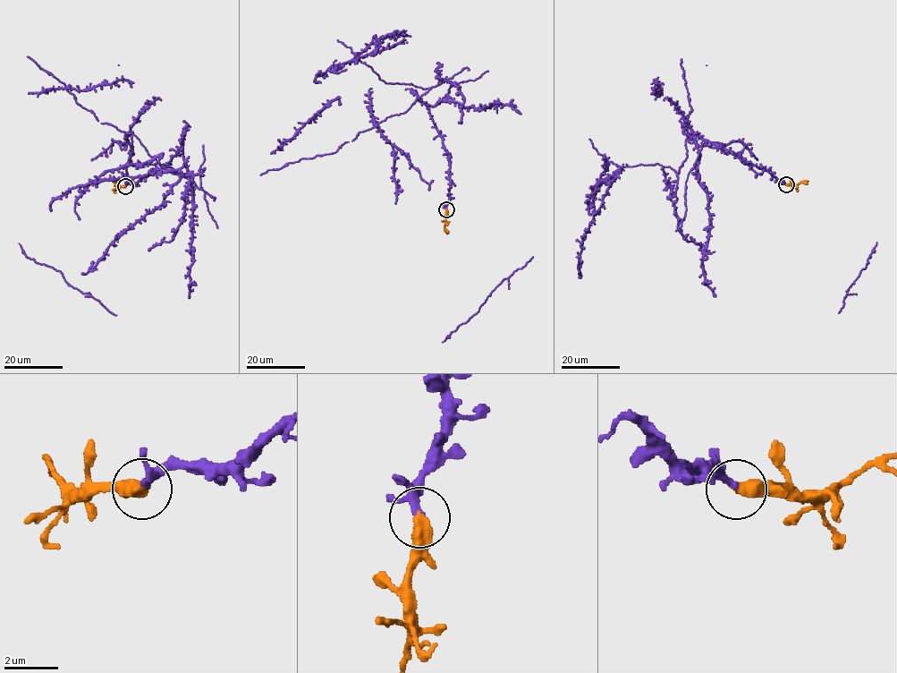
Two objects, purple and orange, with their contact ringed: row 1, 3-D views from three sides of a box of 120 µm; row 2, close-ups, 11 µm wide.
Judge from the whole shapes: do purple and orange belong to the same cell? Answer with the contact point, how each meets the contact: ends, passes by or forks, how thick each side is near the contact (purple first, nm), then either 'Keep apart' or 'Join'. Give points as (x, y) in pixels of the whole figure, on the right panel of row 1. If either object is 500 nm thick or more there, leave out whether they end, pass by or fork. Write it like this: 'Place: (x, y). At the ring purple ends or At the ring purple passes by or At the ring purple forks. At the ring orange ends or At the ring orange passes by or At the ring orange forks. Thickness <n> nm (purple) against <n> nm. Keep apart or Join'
Place: (786, 184). Thickness 200 nm (purple) against 550 nm. Join

